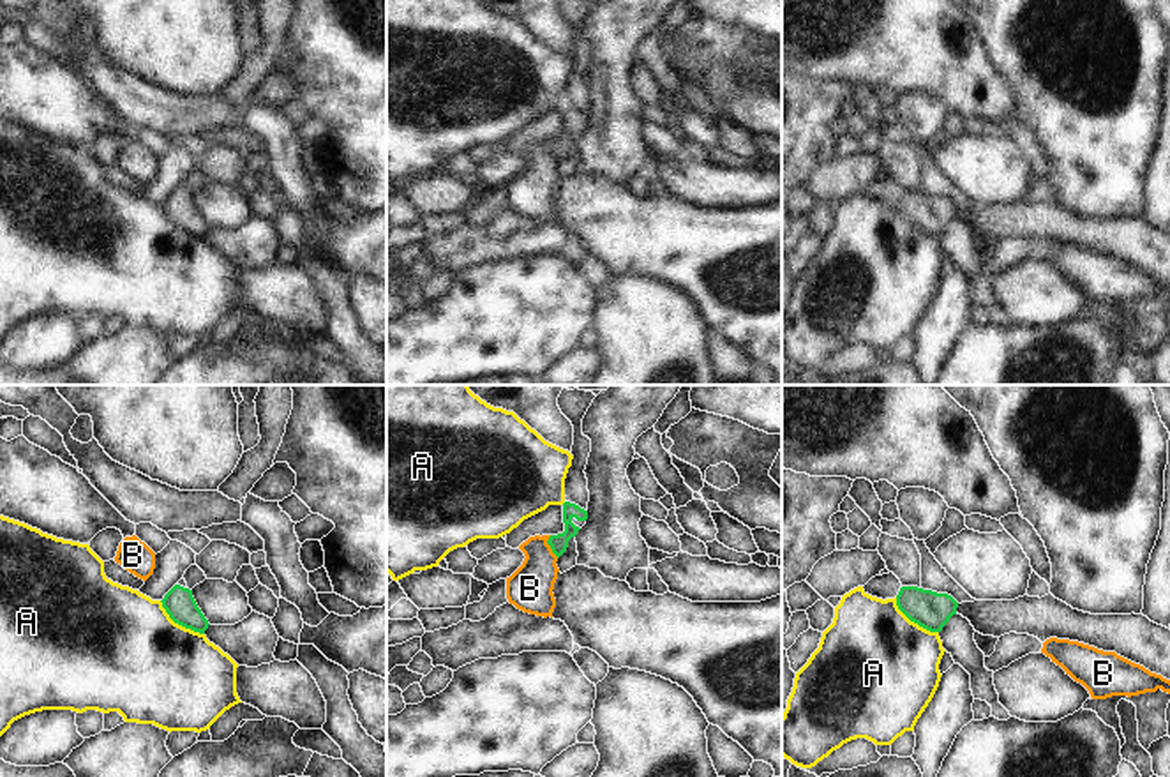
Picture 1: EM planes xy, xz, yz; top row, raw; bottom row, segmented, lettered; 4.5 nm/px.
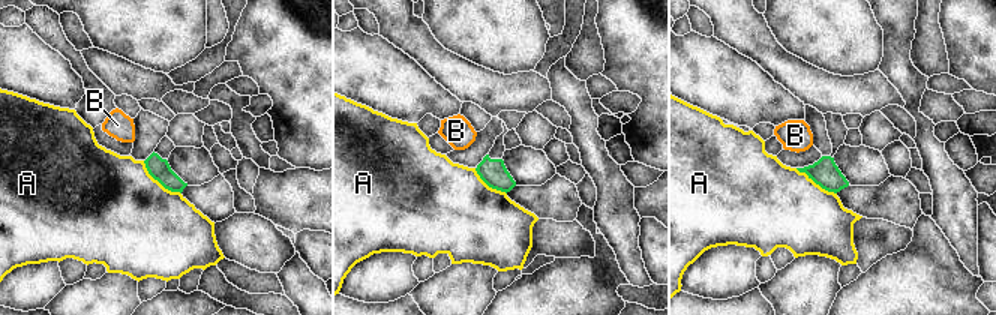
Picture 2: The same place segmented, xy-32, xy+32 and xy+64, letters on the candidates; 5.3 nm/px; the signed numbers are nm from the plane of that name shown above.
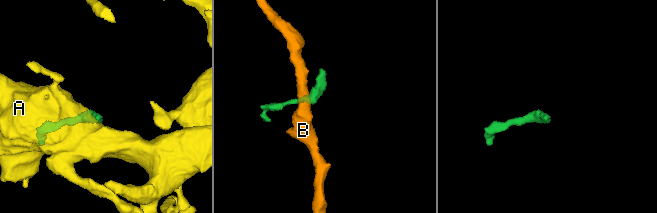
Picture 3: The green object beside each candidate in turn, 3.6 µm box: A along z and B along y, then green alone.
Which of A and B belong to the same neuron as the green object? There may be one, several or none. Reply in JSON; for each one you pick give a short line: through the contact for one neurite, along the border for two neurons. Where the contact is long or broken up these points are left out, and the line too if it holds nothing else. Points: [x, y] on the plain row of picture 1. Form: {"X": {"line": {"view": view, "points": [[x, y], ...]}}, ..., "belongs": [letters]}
{"belongs": []}

